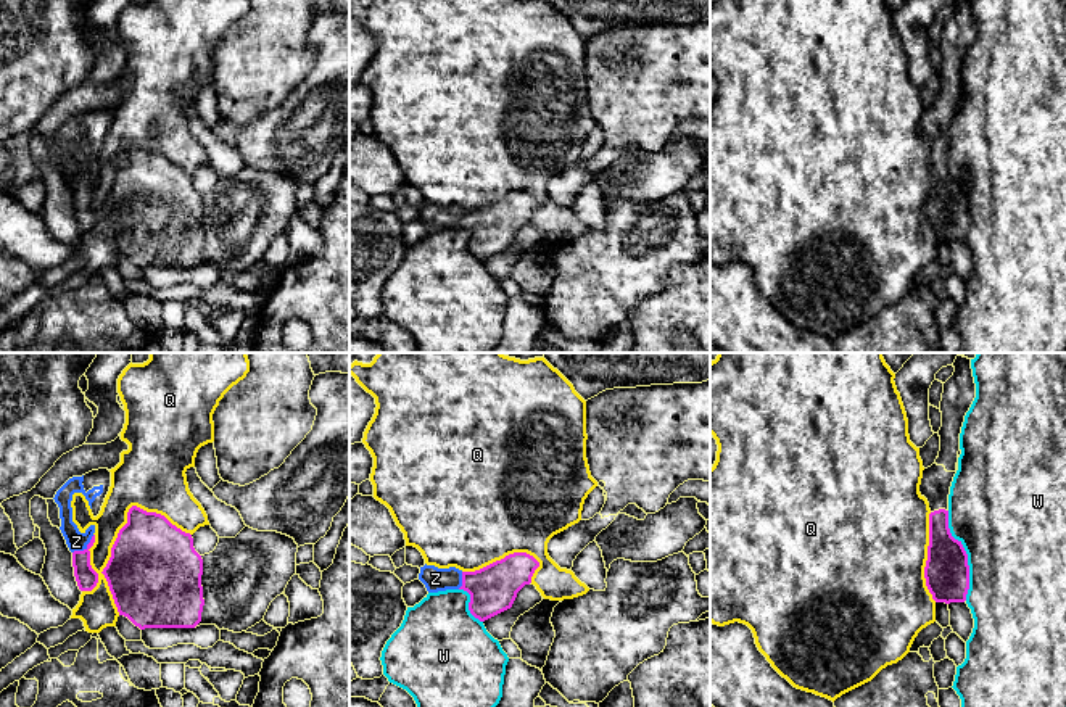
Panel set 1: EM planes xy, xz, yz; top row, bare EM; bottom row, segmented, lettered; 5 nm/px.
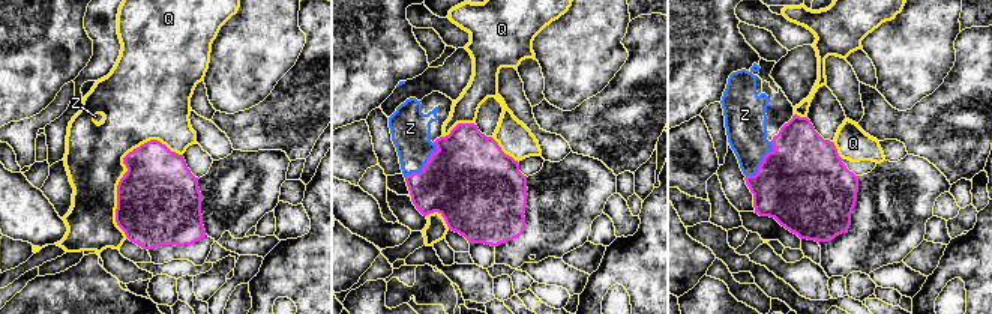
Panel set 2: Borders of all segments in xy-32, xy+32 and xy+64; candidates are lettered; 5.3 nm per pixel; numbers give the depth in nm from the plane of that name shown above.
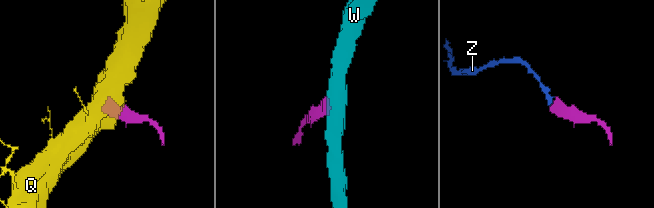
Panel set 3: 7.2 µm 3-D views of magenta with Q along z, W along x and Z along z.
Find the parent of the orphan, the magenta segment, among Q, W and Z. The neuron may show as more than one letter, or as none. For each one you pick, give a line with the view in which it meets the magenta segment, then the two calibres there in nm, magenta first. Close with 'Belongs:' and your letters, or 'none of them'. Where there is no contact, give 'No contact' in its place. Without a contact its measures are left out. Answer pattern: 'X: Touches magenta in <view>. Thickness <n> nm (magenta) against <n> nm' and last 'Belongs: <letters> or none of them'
Z: Touches magenta in xy. Thickness 110 nm (magenta) against 100 nm
Belongs: Z

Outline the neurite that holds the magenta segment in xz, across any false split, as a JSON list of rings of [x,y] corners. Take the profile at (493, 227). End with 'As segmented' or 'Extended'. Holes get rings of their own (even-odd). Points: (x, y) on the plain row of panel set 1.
[[[514,192],[475,211],[456,206],[420,206],[419,219],[428,232],[464,229],[470,234],[470,253],[485,261],[512,246],[517,232],[531,222],[539,201],[527,192]]]. Extended

